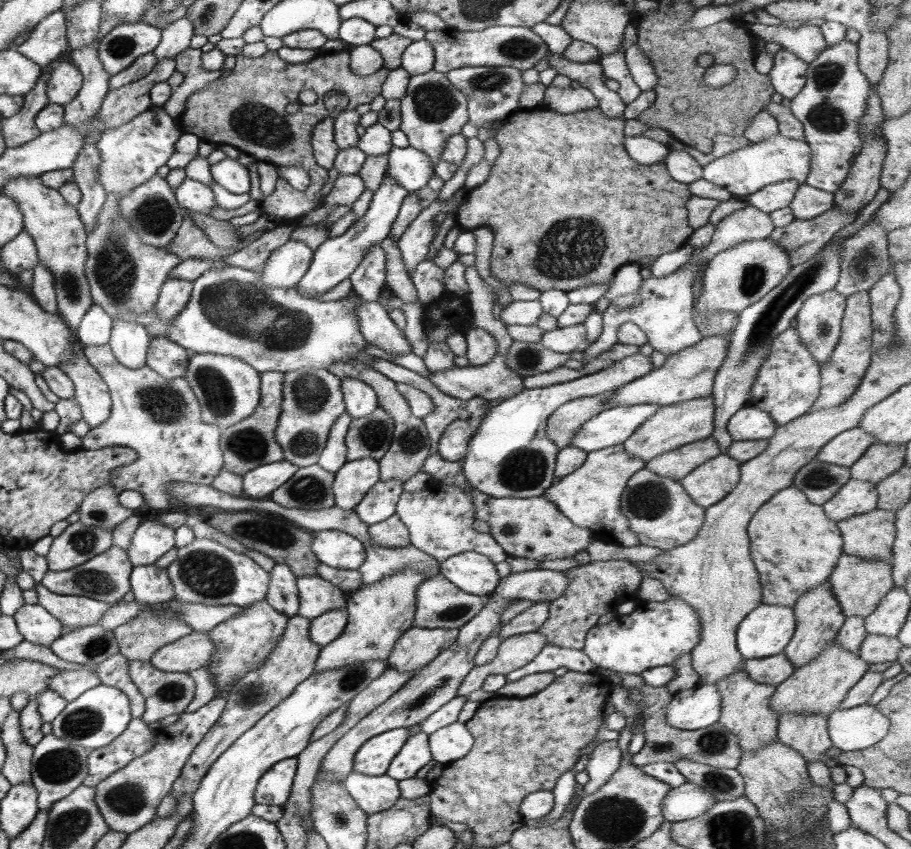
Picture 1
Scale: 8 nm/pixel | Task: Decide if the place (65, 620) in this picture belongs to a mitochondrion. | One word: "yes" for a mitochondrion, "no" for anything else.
no

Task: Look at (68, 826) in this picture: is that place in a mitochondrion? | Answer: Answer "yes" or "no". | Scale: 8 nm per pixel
yes

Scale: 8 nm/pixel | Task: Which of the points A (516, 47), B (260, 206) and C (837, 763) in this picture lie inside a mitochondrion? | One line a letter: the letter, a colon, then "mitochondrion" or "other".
A: mitochondrion
B: other
C: other

